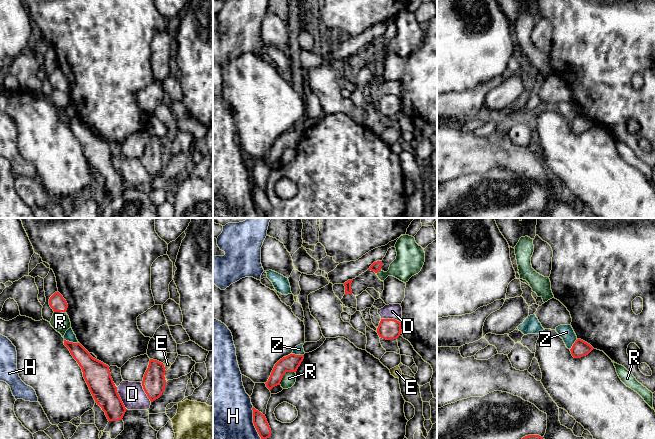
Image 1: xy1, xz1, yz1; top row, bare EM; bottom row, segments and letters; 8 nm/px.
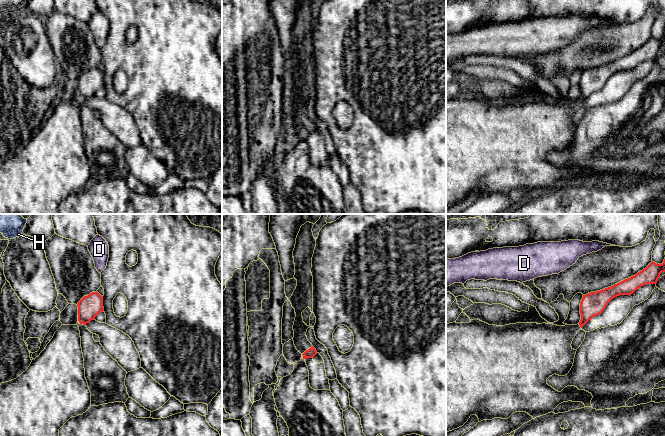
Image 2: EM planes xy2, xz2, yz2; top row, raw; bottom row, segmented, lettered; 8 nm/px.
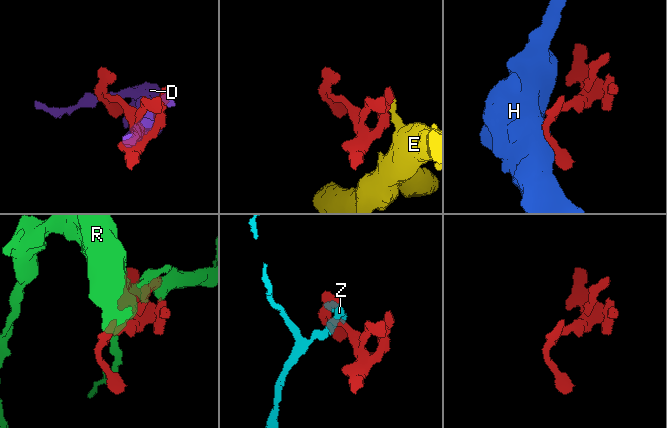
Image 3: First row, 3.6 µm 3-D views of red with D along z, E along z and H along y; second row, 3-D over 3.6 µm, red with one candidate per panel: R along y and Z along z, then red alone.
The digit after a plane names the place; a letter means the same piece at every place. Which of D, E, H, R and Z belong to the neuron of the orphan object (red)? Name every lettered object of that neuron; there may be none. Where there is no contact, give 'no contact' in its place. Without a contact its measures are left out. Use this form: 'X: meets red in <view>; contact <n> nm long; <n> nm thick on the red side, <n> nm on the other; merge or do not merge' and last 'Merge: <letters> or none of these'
D: meets red in xy1; contact 200 nm long; 200 nm thick on the red side, 200 nm on the other; do not merge
E: meets red in xy1; contact 70 nm long; 180 nm thick on the red side, 60 nm on the other; do not merge
H: meets red in xz1; contact 260 nm long; 110 nm thick on the red side, 440 nm on the other; do not merge
R: meets red in xz1; contact 170 nm long; 140 nm thick on the red side, 110 nm on the other; do not merge
Z: meets red in xy1; contact 120 nm long; 150 nm thick on the red side, 80 nm on the other; do not merge
Merge: none of these

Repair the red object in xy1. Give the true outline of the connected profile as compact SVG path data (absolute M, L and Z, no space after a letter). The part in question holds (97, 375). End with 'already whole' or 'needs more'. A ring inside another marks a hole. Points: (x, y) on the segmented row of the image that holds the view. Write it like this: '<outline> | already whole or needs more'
M64 340L64 345L81 367L89 390L108 421L122 420L127 409L117 392L109 366L93 358L80 343Z | already whole

